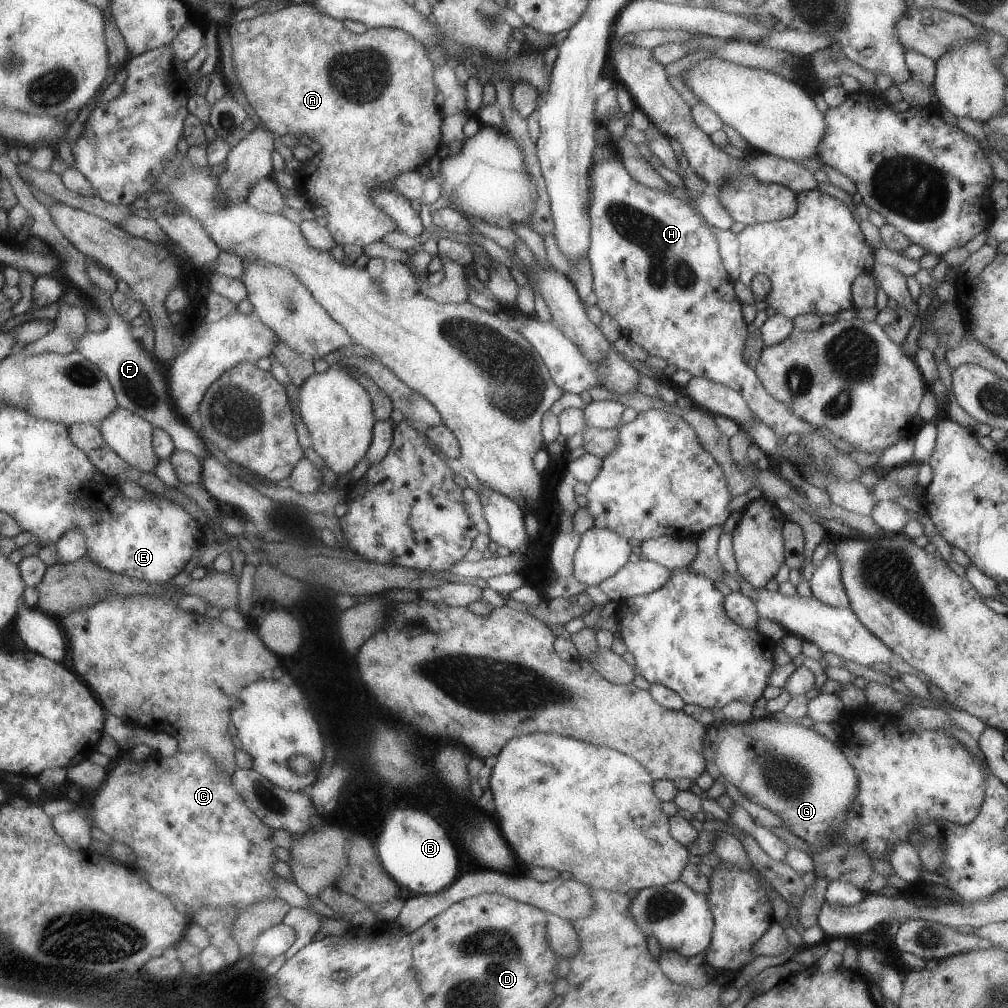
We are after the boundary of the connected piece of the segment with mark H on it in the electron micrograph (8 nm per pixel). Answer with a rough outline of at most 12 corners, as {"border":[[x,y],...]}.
{"border":[[621,160],[589,172],[596,304],[623,336],[814,431],[768,394],[711,224]]}

